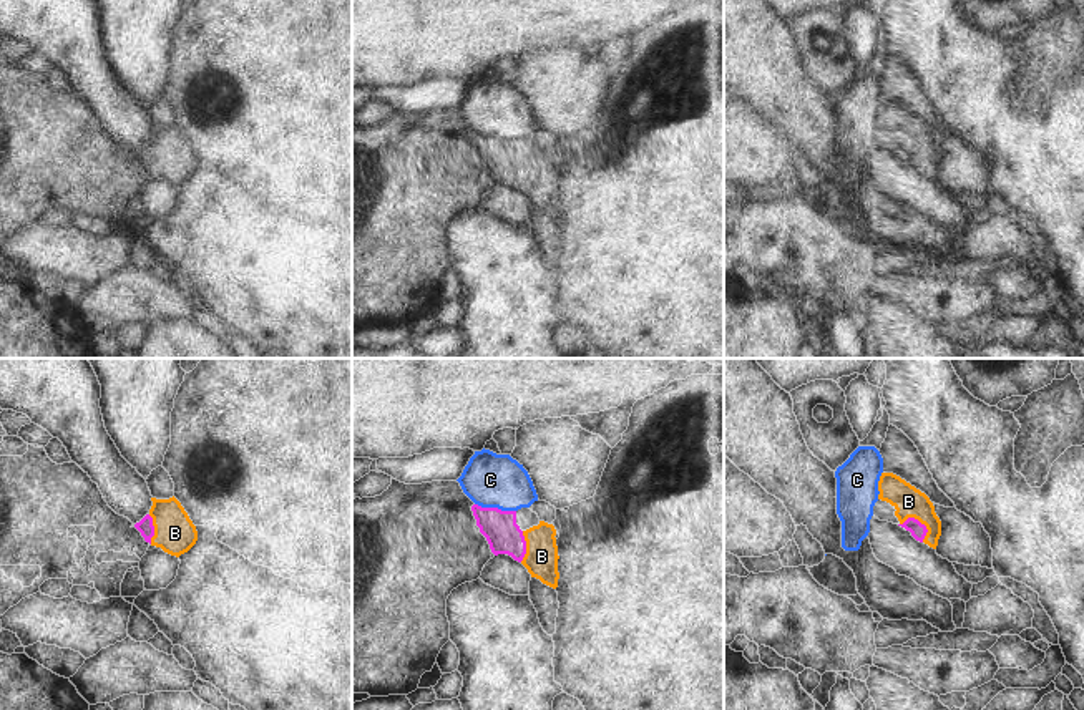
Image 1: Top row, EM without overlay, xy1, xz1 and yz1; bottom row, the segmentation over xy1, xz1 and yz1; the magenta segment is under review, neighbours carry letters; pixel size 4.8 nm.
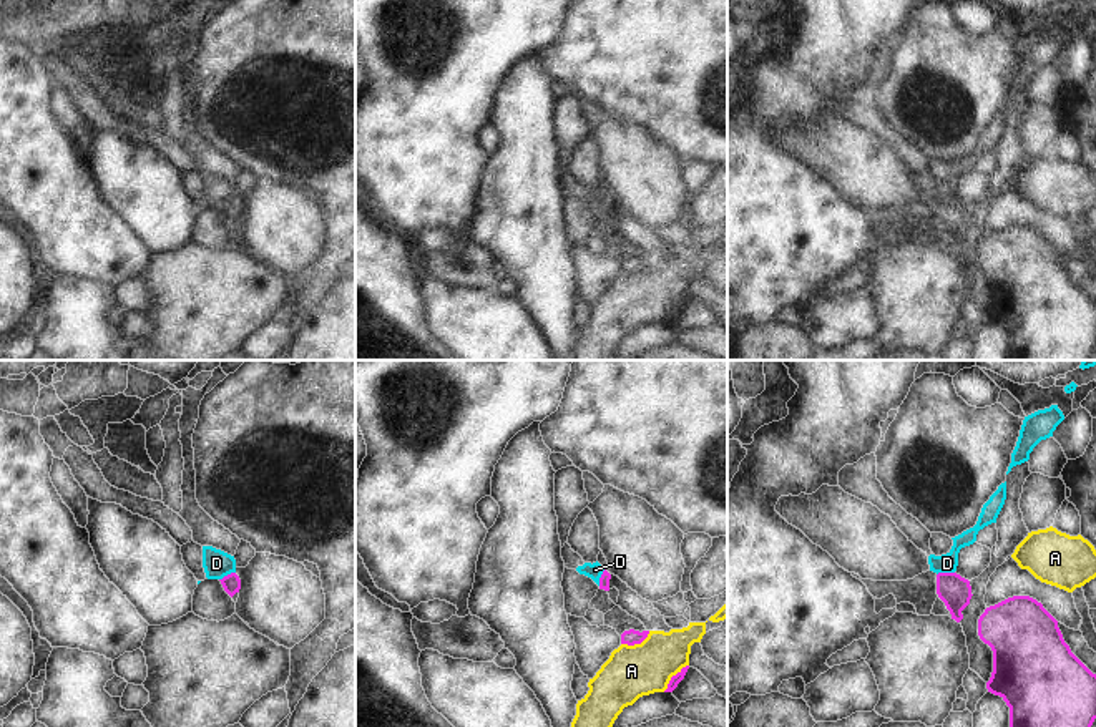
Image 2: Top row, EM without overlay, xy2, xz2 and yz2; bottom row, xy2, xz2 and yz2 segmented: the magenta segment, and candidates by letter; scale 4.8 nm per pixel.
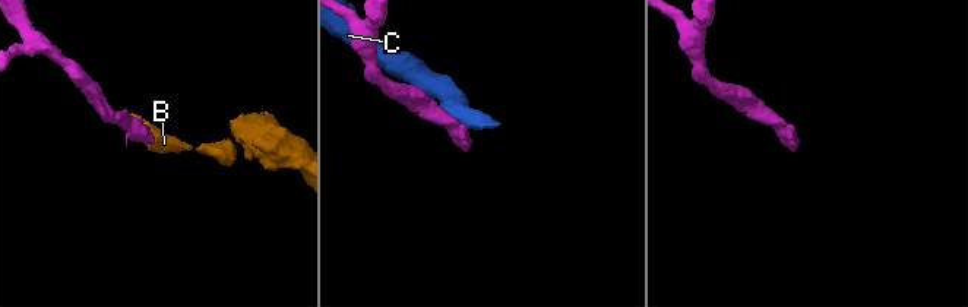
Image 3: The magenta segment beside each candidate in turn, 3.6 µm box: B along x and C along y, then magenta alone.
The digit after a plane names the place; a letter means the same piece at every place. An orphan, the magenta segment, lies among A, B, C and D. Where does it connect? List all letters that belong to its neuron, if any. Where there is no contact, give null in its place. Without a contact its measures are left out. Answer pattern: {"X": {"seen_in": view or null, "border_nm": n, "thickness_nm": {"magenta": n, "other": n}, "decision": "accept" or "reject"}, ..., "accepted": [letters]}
{"A": {"seen_in": "xz2", "border_nm": 180, "thickness_nm": {"magenta": 50, "other": 260}, "decision": "reject"}, "B": {"seen_in": "yz1", "border_nm": 150, "thickness_nm": {"magenta": 80, "other": 150}, "decision": "accept"}, "C": {"seen_in": "xz1", "border_nm": 200, "thickness_nm": {"magenta": 170, "other": 260}, "decision": "reject"}, "D": {"seen_in": "yz2", "border_nm": 90, "thickness_nm": {"magenta": 160, "other": 100}, "decision": "reject"}, "accepted": ["B"]}

